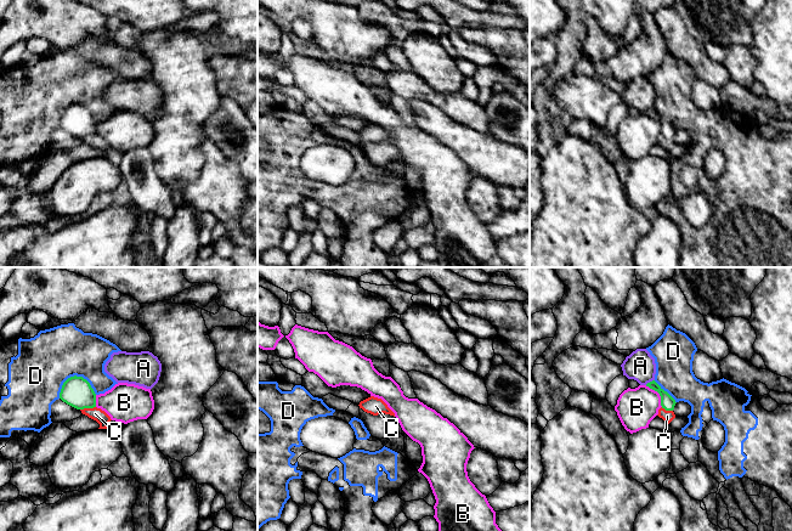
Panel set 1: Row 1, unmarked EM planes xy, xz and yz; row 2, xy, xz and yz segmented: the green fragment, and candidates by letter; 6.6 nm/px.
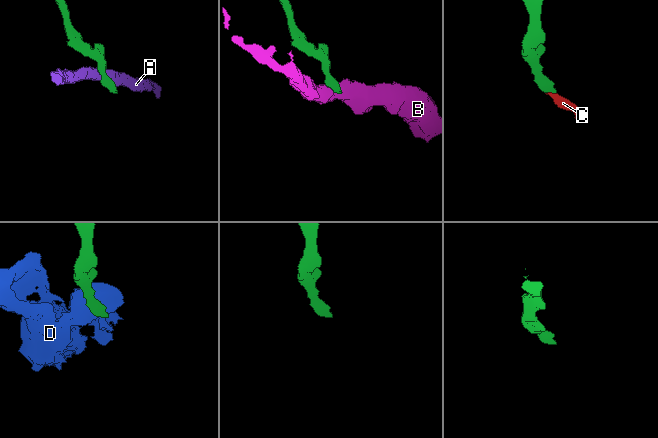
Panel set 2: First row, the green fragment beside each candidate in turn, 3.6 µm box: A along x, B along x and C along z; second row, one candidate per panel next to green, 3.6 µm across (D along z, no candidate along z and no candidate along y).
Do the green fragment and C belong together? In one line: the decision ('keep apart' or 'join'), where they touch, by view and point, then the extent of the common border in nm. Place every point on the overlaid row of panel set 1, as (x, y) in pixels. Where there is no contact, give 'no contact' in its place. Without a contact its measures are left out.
join; meets green in xy at (88, 407); contact 110 nm long

